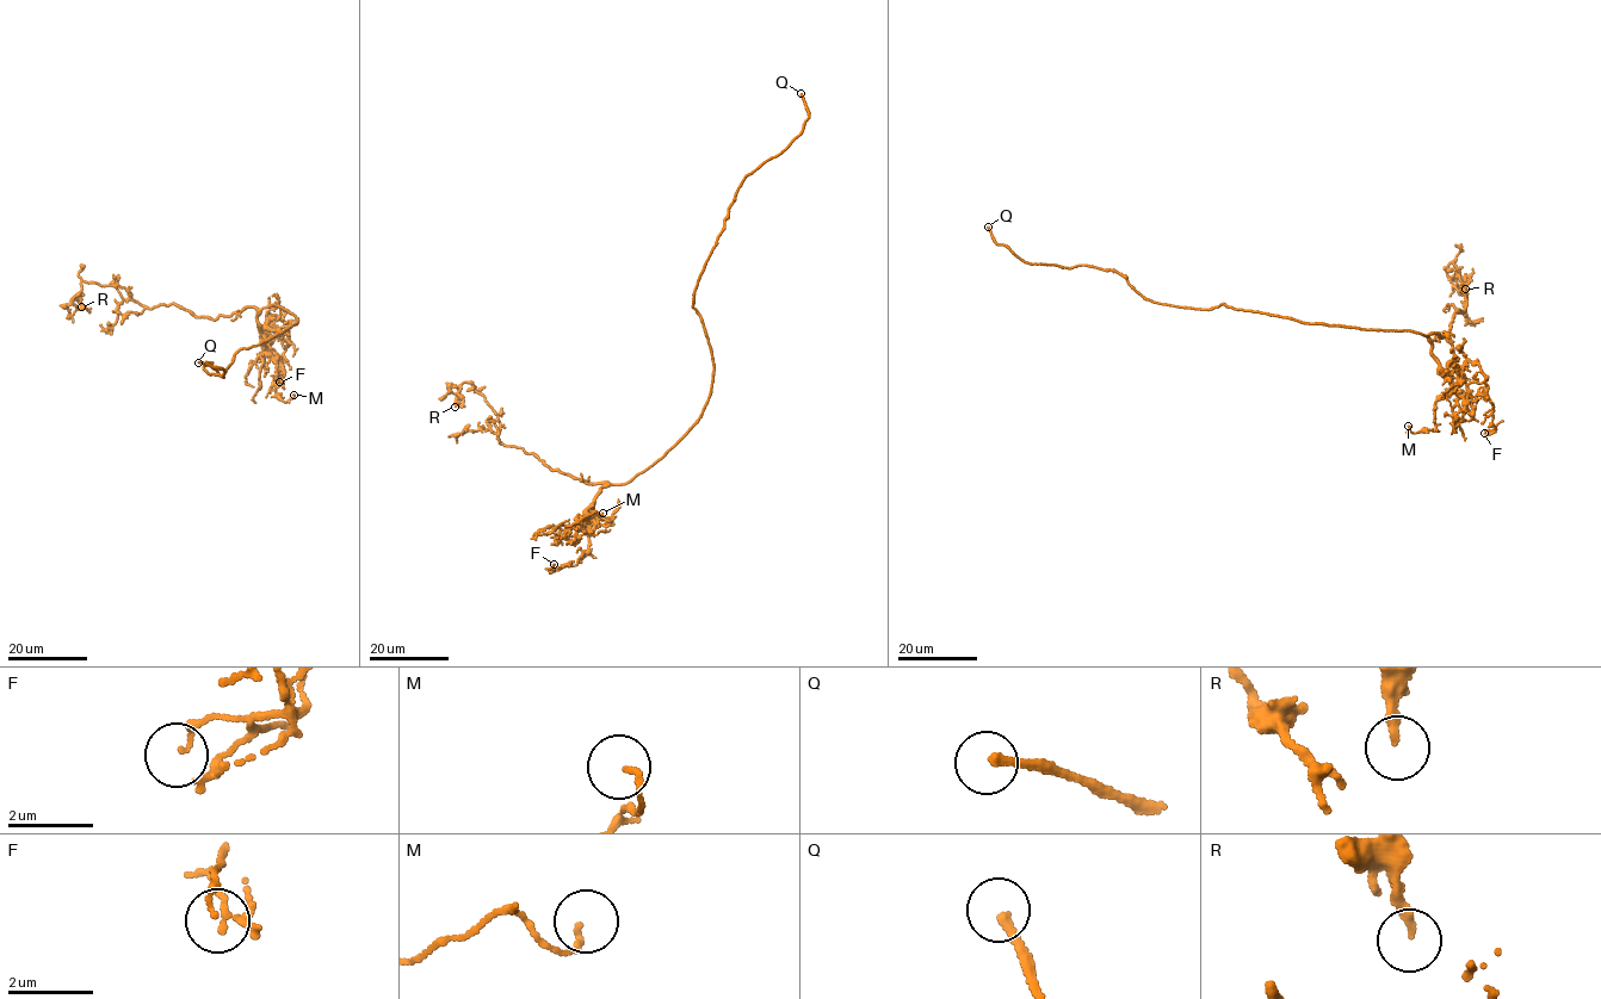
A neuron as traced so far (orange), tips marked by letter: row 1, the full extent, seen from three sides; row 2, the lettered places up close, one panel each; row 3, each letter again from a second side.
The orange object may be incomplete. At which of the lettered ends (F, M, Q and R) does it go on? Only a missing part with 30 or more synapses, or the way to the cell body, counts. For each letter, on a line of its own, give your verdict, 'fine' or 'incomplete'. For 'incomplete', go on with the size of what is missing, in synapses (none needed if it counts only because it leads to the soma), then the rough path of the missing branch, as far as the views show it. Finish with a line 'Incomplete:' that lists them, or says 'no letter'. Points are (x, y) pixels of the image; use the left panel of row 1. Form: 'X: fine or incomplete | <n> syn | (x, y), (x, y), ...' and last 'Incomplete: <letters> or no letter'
F: fine
M: fine
Q: incomplete | (198, 363), (155, 340)
R: fine
Incomplete: Q

